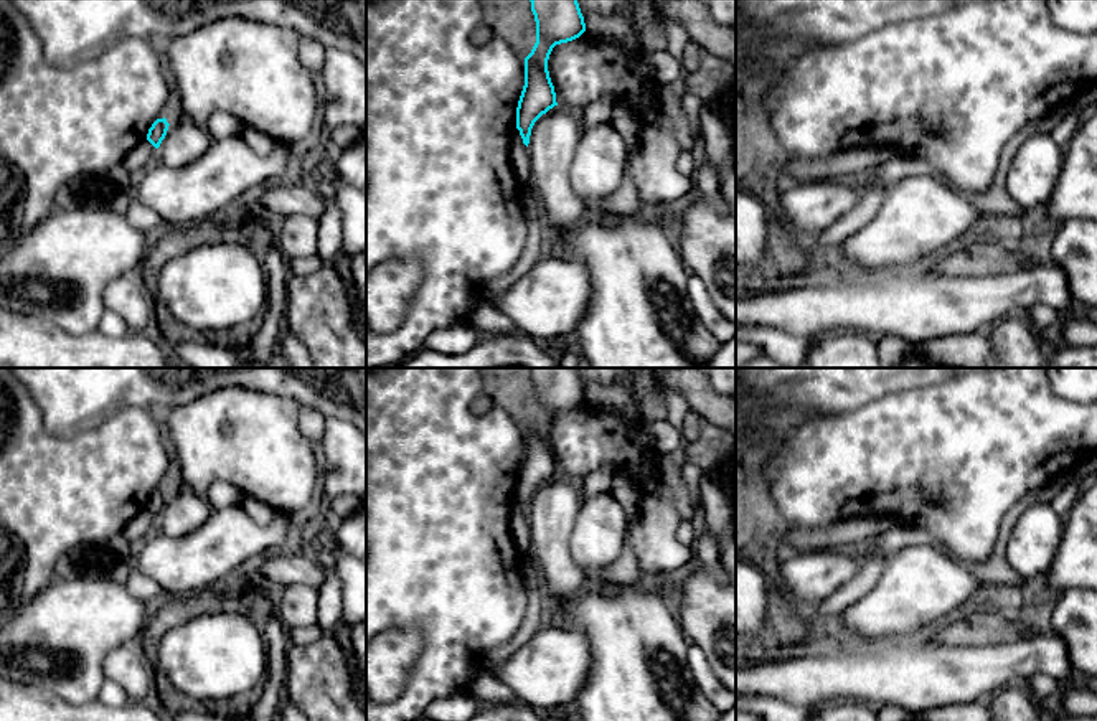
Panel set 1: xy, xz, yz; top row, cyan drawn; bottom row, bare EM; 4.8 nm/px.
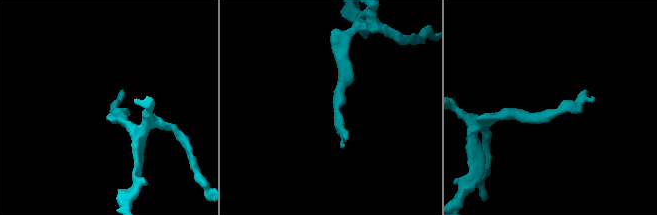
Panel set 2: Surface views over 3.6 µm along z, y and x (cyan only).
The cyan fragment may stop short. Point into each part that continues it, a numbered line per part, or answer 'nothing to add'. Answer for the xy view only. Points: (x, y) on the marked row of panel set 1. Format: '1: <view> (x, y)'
nothing to add

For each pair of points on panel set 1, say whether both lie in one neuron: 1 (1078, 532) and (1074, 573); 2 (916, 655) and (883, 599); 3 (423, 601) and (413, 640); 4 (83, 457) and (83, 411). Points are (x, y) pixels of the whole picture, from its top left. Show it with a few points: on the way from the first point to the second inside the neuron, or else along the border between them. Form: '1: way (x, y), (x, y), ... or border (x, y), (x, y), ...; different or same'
1: way (1078, 541), (1078, 563); same
2: border (918, 637), (873, 637), (870, 640); different
3: border (383, 632), (418, 627), (426, 647); different
4: border (116, 411), (73, 436), (56, 438), (45, 431); different

